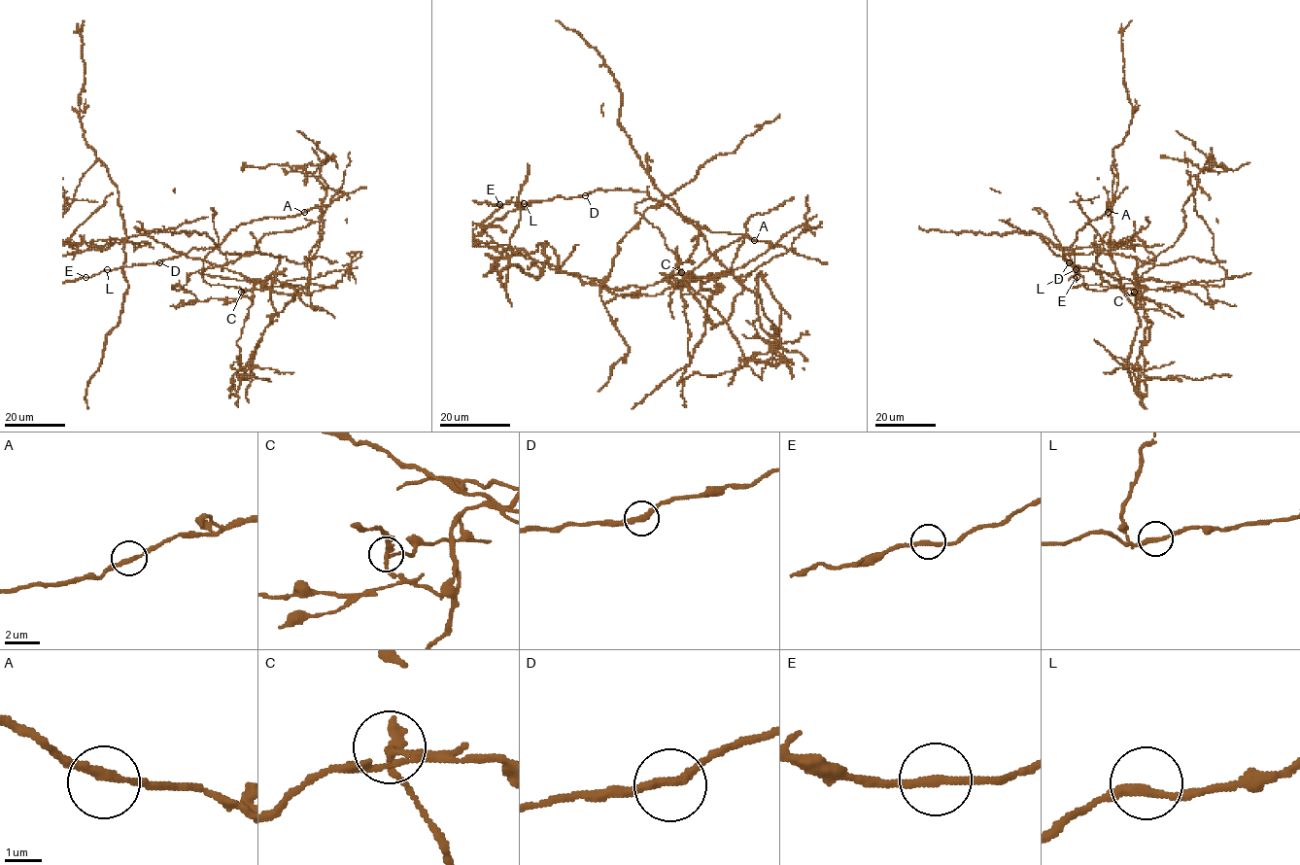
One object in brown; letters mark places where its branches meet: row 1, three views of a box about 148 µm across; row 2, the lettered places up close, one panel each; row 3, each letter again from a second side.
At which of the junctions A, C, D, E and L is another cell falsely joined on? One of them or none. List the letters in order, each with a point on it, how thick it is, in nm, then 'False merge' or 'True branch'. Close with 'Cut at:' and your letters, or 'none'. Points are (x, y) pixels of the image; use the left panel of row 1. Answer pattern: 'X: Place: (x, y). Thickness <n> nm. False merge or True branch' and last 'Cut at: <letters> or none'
A: Place: (304, 212). Thickness 240 nm. True branch
C: Place: (241, 292). Thickness 260 nm. False merge
D: Place: (159, 262). Thickness 260 nm. True branch
E: Place: (85, 277). Thickness 240 nm. True branch
L: Place: (107, 269). Thickness 240 nm. True branch
Cut at: C

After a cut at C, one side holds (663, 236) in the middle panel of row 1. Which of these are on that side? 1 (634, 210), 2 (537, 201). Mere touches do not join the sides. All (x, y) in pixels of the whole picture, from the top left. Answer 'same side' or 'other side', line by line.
1: same side
2: same side

